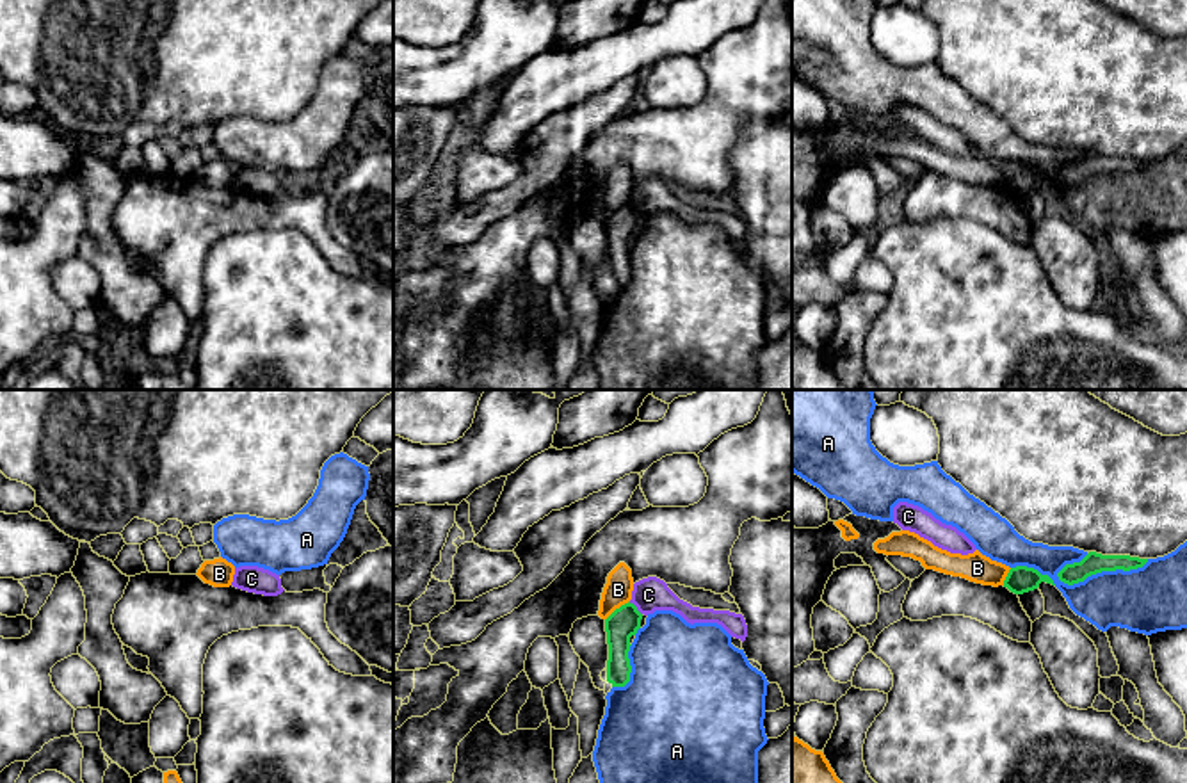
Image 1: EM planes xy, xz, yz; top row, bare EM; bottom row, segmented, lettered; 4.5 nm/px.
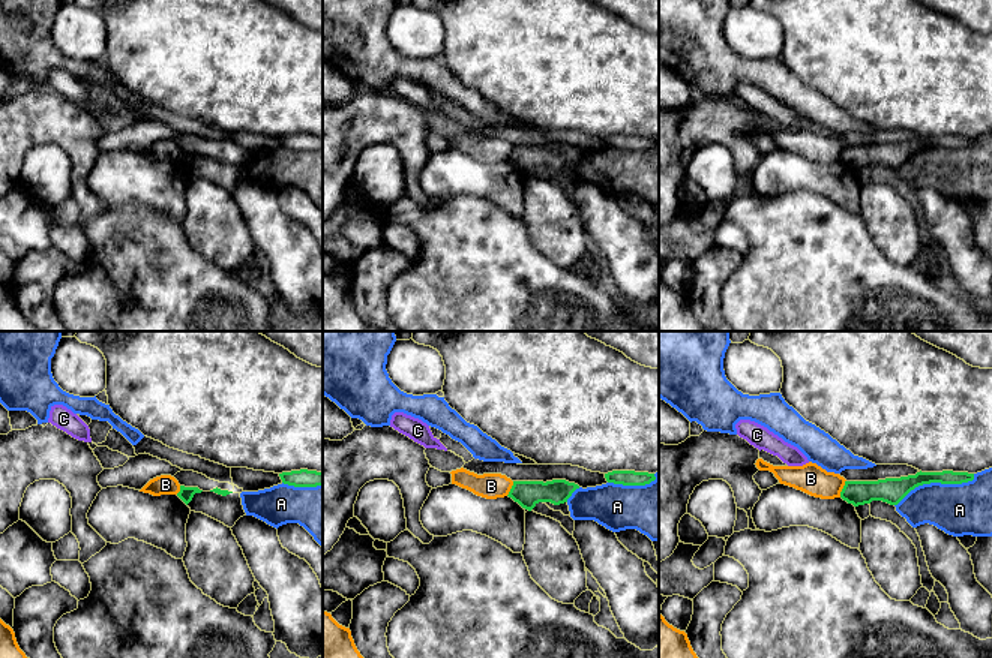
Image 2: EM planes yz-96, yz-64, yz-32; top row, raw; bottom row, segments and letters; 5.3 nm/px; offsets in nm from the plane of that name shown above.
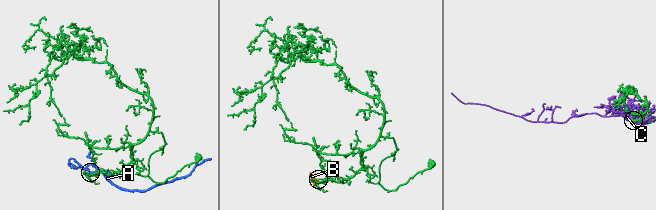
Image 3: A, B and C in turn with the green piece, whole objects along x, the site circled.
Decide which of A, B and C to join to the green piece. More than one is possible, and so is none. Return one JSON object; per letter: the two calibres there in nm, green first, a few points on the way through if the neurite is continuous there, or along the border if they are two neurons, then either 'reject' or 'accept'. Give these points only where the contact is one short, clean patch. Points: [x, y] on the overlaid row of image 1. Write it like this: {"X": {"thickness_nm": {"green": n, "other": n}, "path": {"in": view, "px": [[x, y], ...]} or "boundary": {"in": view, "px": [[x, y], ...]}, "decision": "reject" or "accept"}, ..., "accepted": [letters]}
{"A": {"thickness_nm": {"green": 100, "other": 300}, "decision": "reject"}, "B": {"thickness_nm": {"green": 140, "other": 130}, "boundary": {"in": "xz", "px": [[629, 600], [605, 620]]}, "decision": "reject"}, "C": {"thickness_nm": {"green": 140, "other": 150}, "decision": "reject"}, "accepted": []}

